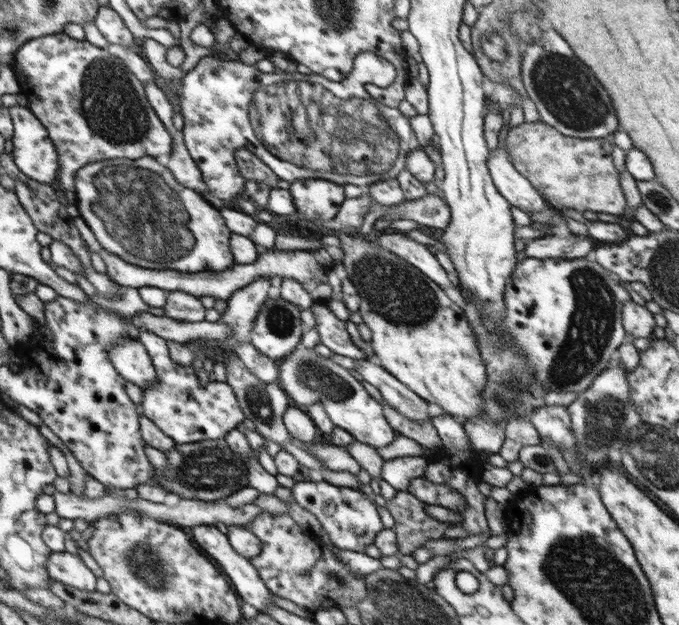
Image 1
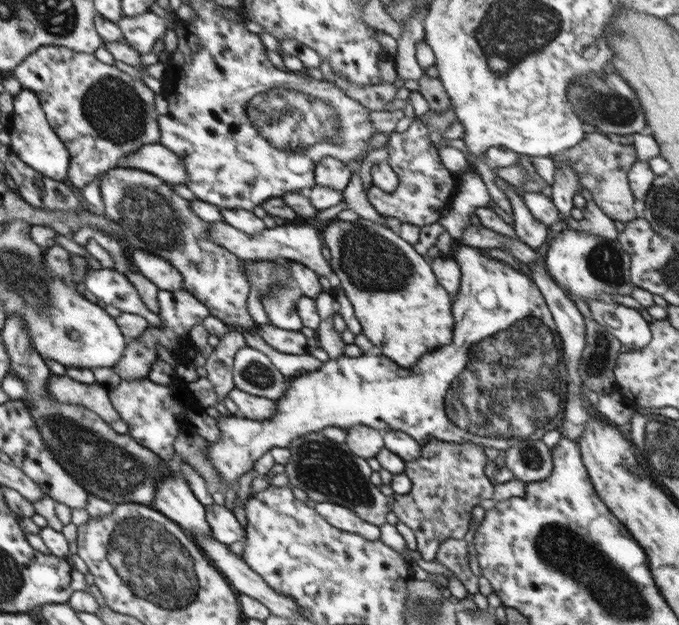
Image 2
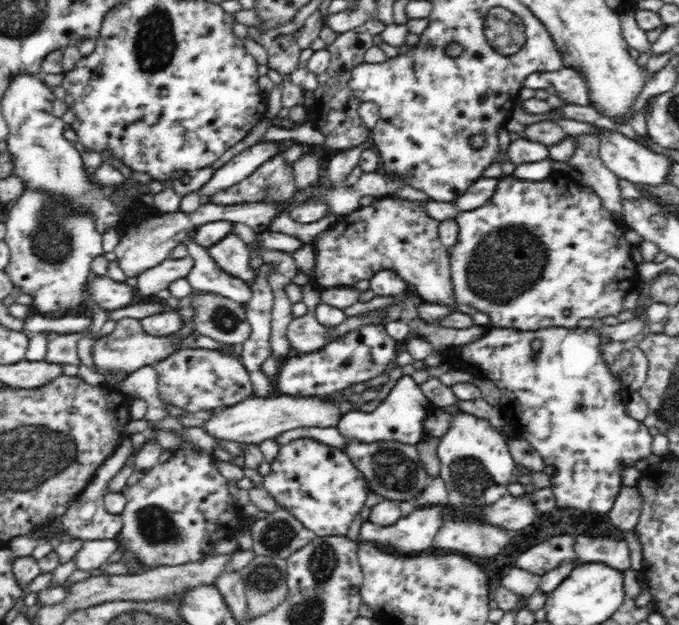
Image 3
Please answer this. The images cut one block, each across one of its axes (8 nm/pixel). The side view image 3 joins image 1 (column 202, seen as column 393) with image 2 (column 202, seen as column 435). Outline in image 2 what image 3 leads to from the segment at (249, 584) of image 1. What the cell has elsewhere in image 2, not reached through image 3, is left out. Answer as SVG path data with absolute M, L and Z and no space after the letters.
M164 476L157 482L157 494L153 503L168 519L189 530L190 533L212 536L206 519L205 507L195 498L189 484L178 476Z

